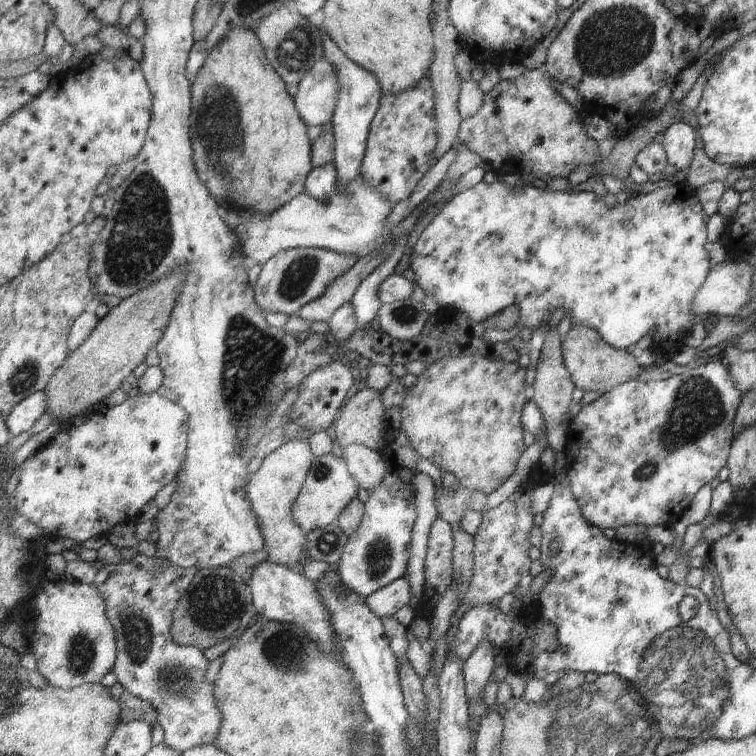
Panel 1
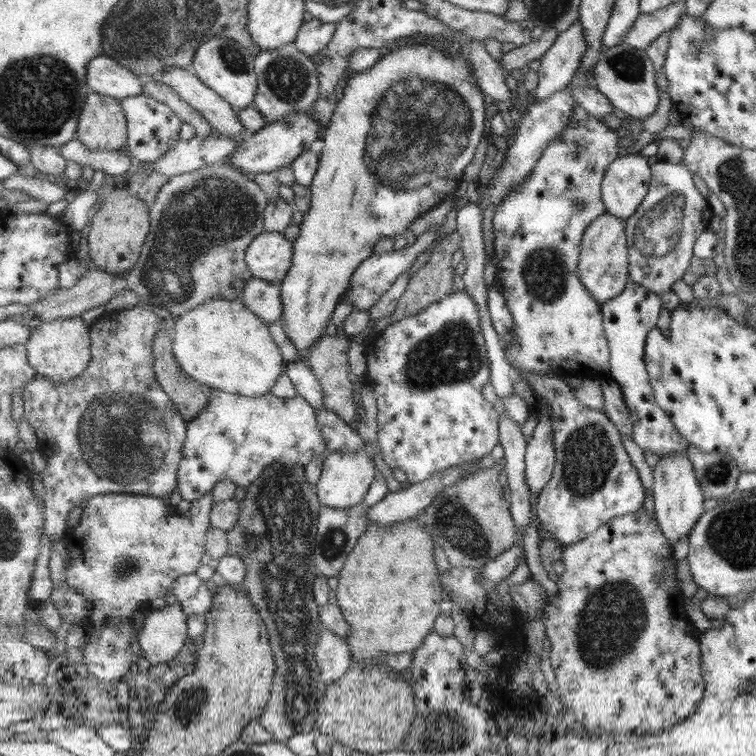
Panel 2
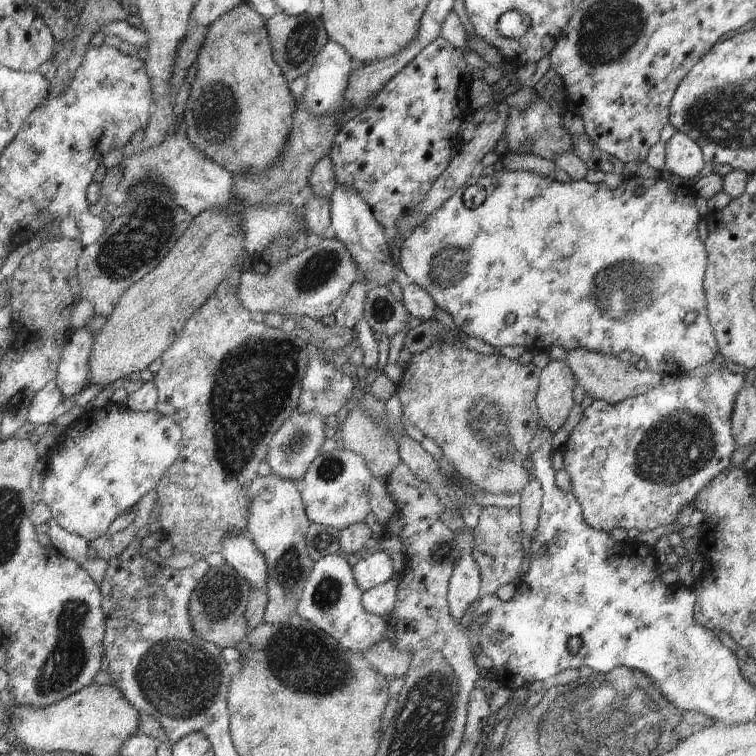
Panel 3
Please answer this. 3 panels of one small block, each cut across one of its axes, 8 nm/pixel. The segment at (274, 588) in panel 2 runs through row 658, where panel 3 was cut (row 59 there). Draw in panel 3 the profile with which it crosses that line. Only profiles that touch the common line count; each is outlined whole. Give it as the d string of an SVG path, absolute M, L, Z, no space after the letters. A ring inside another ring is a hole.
M277 14L267 22L269 36L272 39L273 56L277 64L285 70L285 76L290 81L297 80L299 76L307 75L315 64L317 56L330 41L328 31L325 32L323 20L317 16L287 16Z

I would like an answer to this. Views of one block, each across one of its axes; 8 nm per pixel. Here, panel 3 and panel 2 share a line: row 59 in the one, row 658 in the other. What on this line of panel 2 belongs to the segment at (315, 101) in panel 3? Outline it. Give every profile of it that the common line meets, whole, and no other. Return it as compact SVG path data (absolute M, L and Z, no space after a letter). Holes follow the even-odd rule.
M325 626L321 628L321 634L319 634L315 658L321 665L320 677L326 685L343 678L355 661L351 650L349 650L348 640L343 640Z

